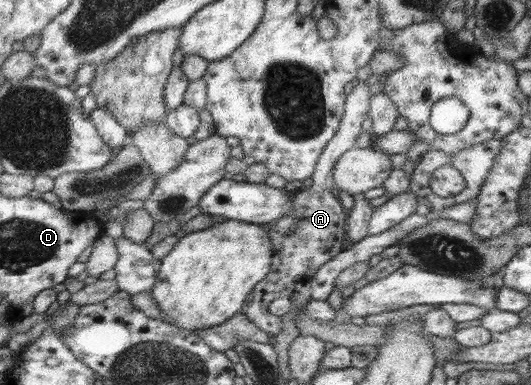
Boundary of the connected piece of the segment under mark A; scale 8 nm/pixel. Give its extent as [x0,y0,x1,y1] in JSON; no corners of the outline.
[242,82,370,335]

